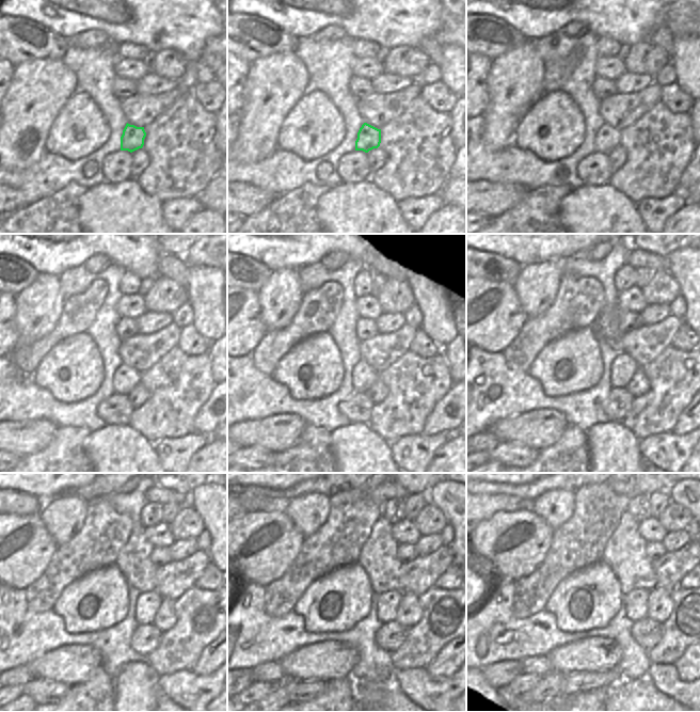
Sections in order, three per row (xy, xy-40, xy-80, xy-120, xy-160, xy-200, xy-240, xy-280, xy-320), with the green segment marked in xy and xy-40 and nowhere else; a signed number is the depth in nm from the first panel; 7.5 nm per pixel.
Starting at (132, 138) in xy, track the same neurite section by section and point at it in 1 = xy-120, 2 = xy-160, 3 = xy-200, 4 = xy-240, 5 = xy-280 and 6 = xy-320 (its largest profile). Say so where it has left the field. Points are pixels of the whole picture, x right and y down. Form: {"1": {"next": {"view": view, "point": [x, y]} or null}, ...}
{"1": {"next": {"view": "xy-120", "point": [126, 378]}}, "2": {"next": {"view": "xy-160", "point": [364, 377]}}, "3": {"next": {"view": "xy-200", "point": [623, 367]}}, "4": {"next": {"view": "xy-240", "point": [147, 604]}}, "5": {"next": {"view": "xy-280", "point": [387, 603]}}, "6": {"next": {"view": "xy-320", "point": [634, 607]}}}

